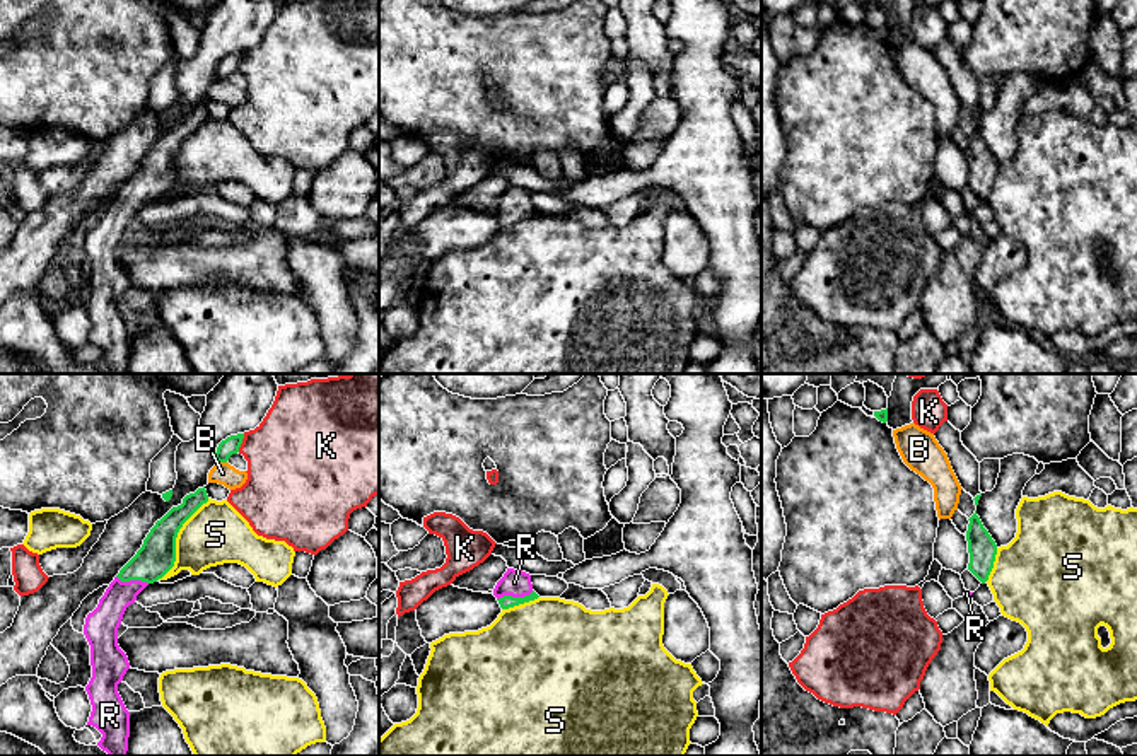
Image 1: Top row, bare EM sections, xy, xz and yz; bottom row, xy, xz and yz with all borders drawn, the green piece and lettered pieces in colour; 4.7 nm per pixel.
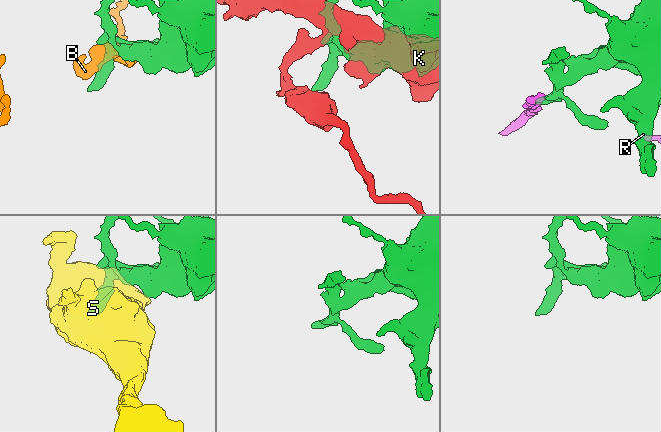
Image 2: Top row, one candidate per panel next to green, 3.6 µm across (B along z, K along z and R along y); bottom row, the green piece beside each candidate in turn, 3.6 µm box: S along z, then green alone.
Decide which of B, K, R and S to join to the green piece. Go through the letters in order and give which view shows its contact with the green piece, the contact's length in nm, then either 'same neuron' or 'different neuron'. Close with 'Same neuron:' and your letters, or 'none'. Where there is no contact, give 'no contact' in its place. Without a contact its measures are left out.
B: xy | 50 nm | different neuron
K: xy | 90 nm | different neuron
R: xz | 180 nm | same neuron
S: xy | 460 nm | different neuron
Same neuron: R

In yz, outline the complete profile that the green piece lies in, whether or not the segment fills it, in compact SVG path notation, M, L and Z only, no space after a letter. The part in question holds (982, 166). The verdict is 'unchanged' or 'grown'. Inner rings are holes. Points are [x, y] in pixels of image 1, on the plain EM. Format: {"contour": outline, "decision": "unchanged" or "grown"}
{"contour": "M977 128L968 138L970 138L966 148L968 171L970 171L968 188L982 201L985 201L994 186L997 162L988 152L988 148L983 145L980 135L977 133Z", "decision": "unchanged"}

